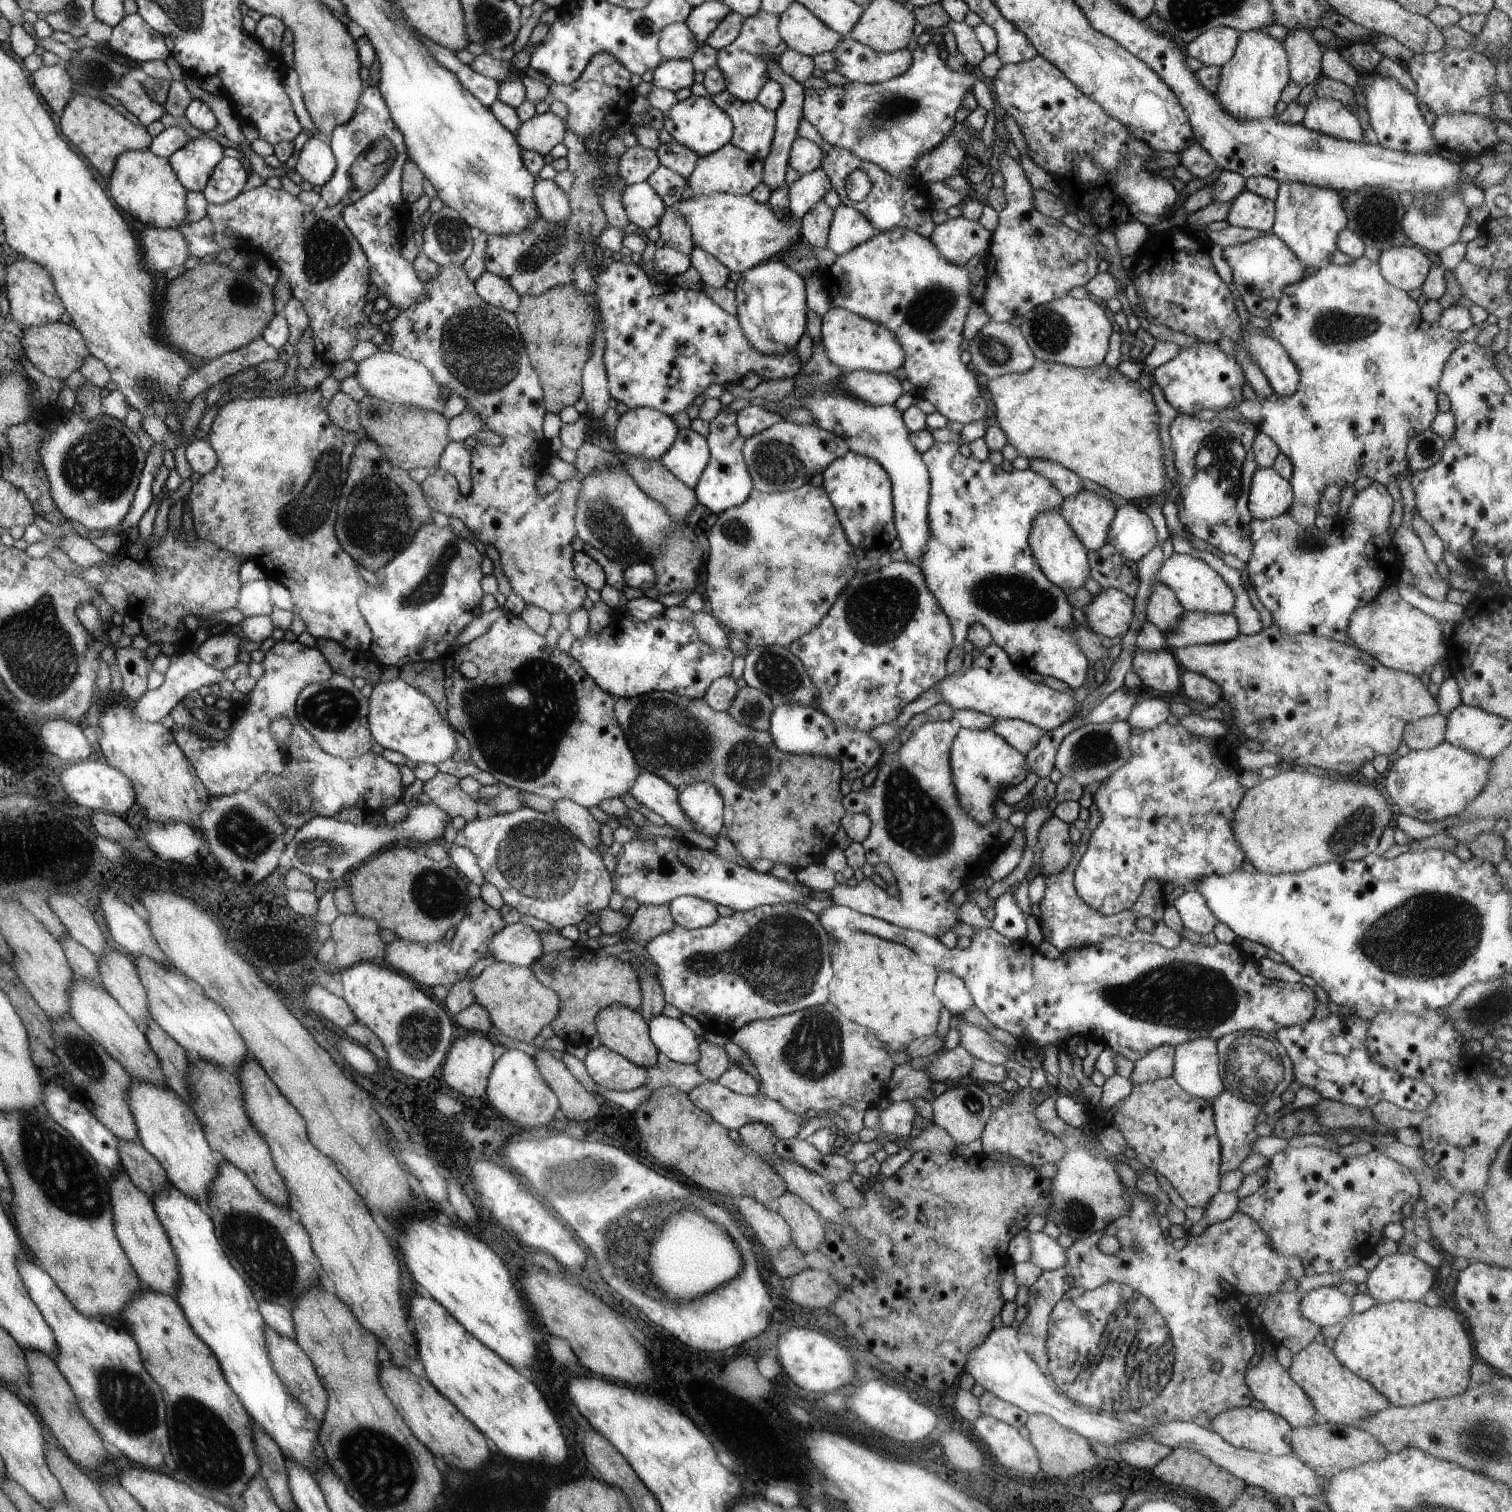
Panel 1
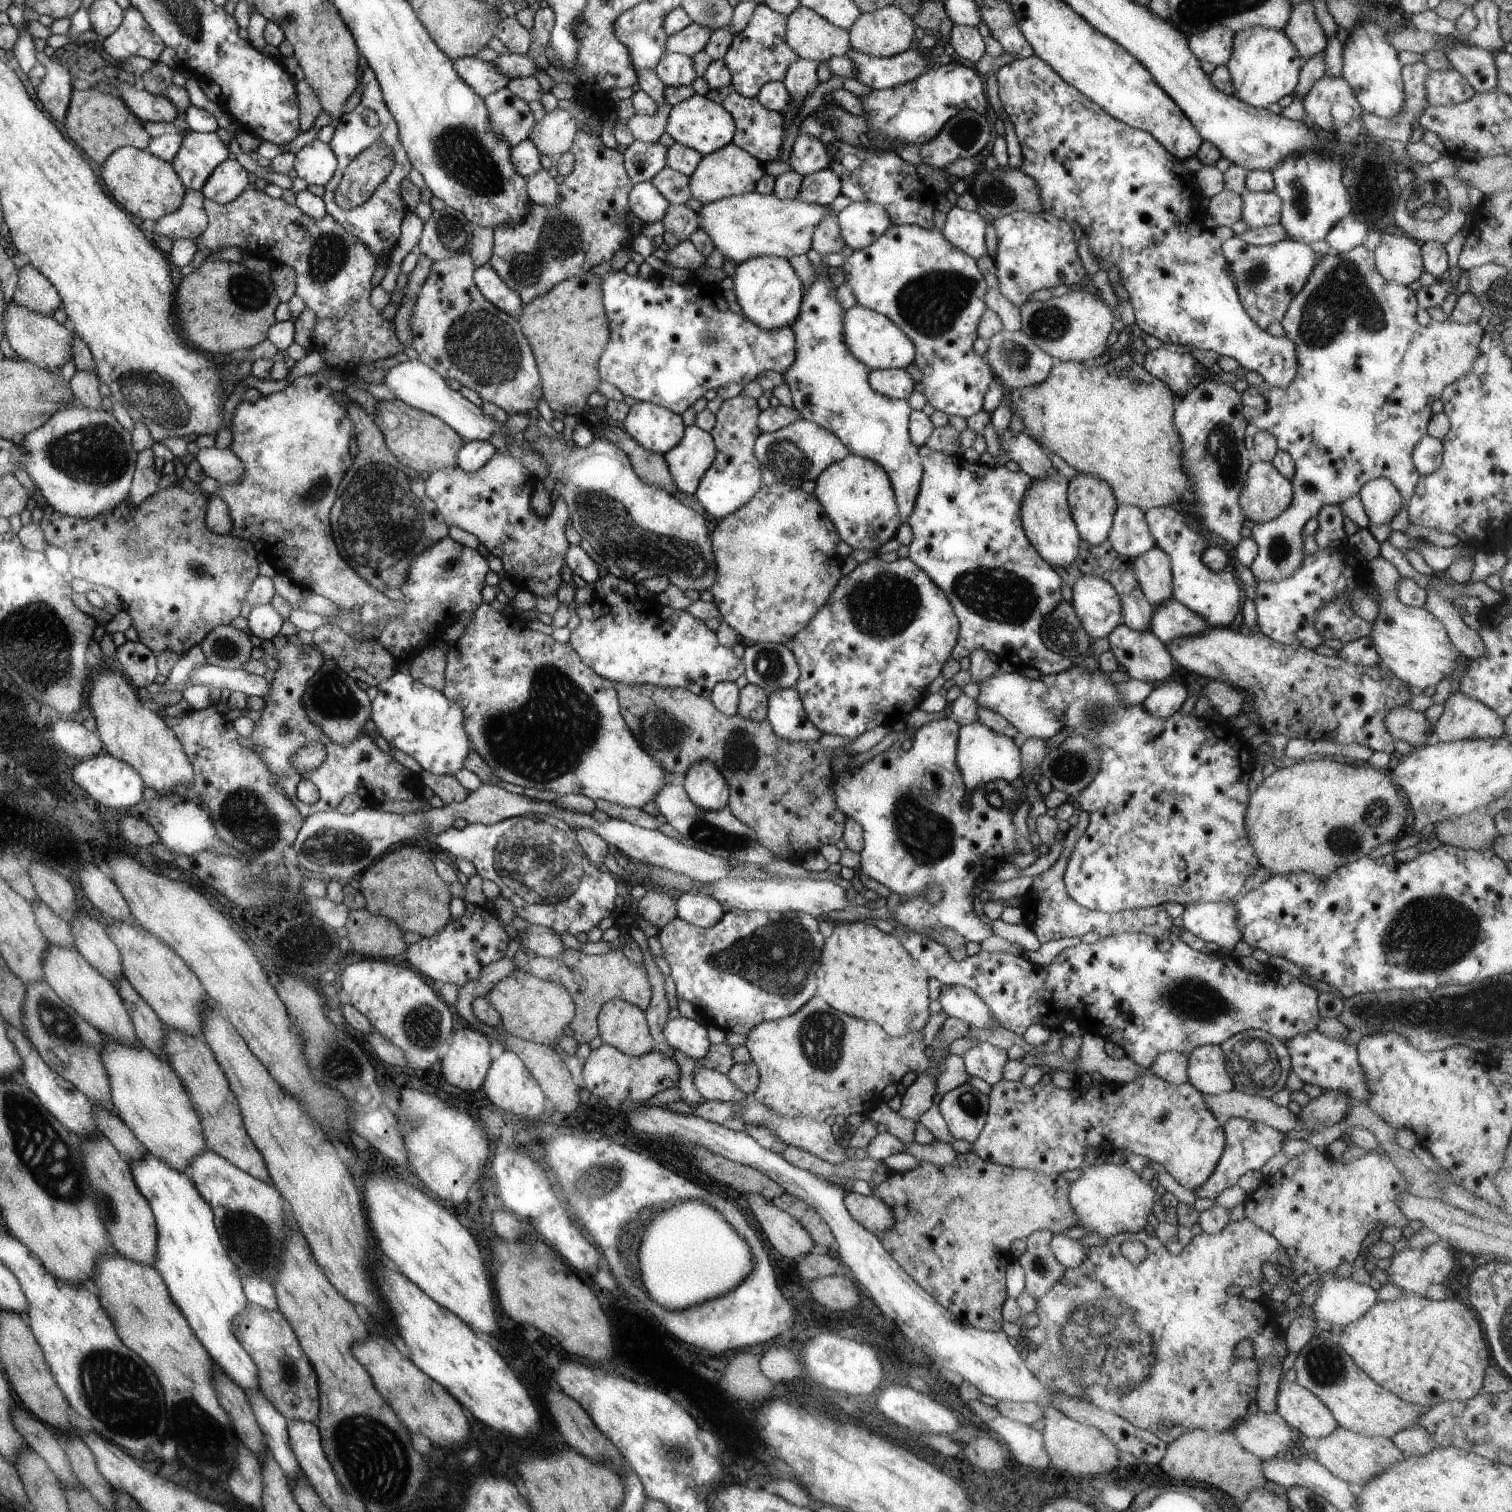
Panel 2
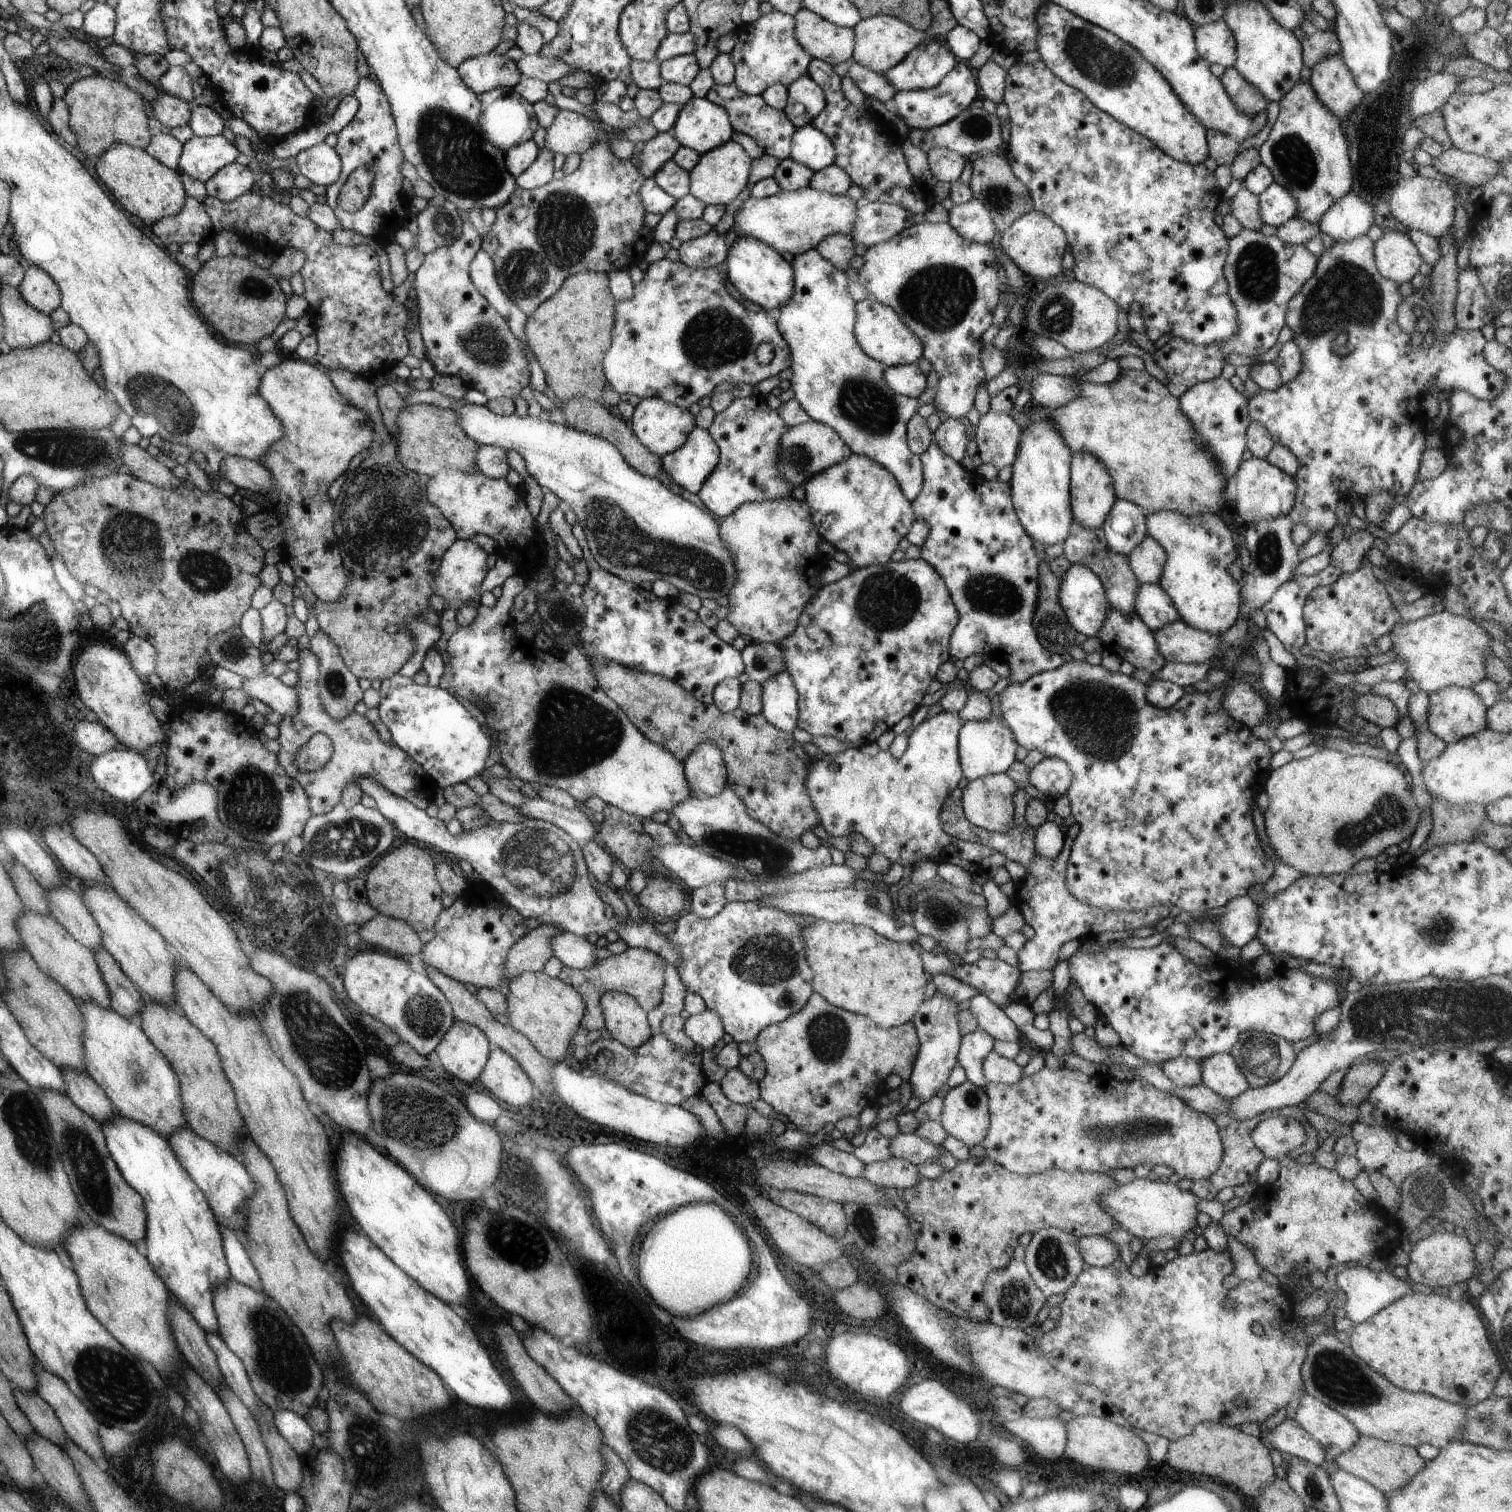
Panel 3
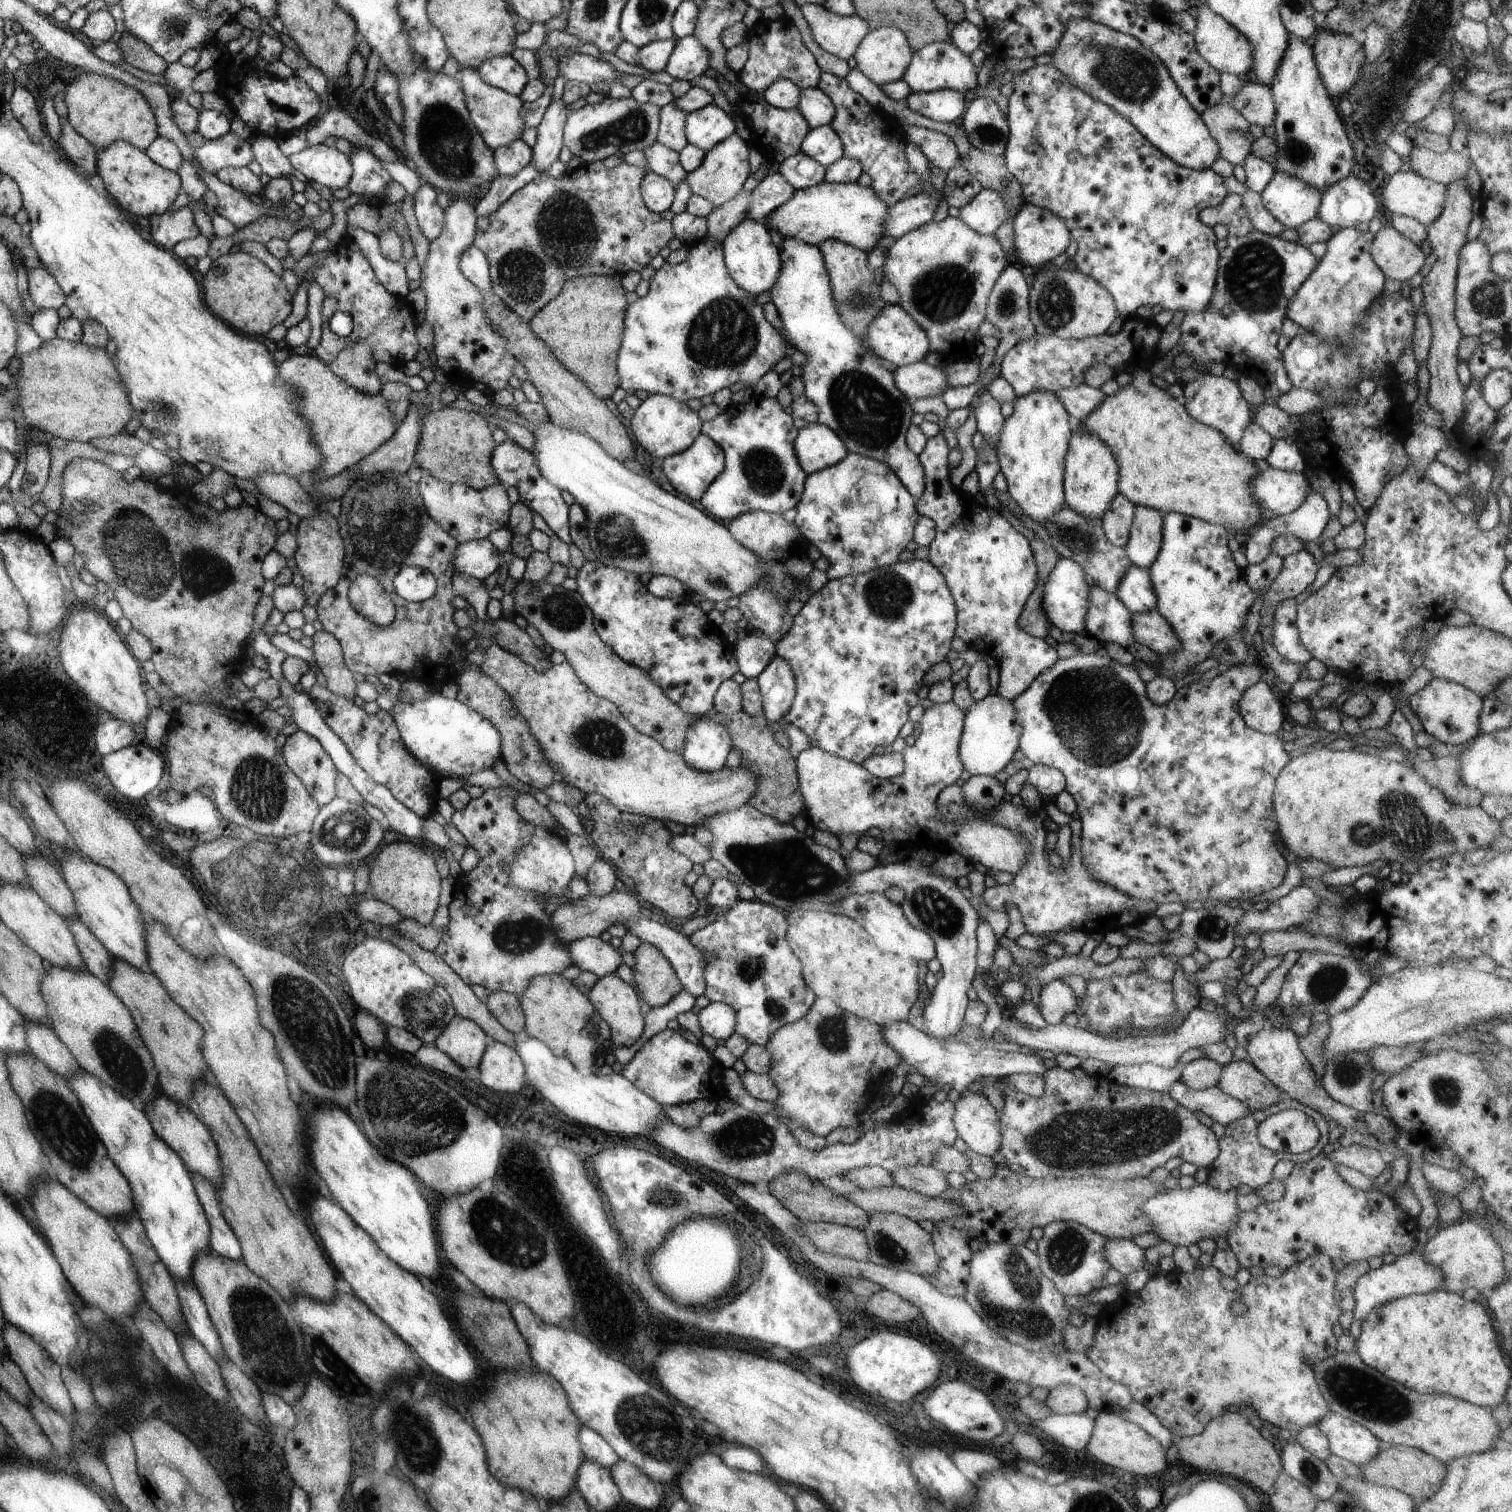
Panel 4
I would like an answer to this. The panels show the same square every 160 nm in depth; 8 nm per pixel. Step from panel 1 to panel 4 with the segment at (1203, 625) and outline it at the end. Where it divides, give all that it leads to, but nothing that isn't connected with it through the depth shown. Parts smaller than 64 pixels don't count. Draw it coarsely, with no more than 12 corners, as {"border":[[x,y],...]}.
{"border":[[1130,565],[1115,596],[1132,614],[1157,610],[1147,570]]}

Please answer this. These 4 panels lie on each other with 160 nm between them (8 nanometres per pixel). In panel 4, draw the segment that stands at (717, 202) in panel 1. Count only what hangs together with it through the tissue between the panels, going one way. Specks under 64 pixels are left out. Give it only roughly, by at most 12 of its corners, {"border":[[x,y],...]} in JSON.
{"border":[[822,182],[766,216],[782,239],[864,253],[889,206],[870,187]]}

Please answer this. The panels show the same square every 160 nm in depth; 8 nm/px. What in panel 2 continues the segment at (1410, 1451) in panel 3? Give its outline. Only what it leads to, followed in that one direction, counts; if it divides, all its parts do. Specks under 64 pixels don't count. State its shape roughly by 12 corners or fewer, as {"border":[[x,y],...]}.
{"border":[[1342,1427],[1312,1457],[1358,1488],[1405,1460],[1392,1439]]}

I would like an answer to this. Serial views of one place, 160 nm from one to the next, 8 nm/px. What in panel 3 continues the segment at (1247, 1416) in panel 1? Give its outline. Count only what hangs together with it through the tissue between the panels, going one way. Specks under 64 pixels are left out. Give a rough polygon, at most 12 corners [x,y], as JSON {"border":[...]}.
{"border":[[1294,1419],[1260,1435],[1270,1450],[1321,1466],[1325,1448]]}

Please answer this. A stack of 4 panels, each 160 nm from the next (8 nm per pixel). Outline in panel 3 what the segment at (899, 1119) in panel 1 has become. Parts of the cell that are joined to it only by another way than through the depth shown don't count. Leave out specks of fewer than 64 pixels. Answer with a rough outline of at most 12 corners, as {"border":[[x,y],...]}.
{"border":[[936,991],[912,1017],[908,1081],[930,1100],[947,1084],[963,1034],[958,1004]]}

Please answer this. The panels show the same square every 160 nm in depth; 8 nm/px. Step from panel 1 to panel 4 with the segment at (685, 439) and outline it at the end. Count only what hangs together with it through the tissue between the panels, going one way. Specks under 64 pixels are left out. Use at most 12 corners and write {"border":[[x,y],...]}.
{"border":[[701,433],[662,470],[678,494],[701,500],[726,452]]}

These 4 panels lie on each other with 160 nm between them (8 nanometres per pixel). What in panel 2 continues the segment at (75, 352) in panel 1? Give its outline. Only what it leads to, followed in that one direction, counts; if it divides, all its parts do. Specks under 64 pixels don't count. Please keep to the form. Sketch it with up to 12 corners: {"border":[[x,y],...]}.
{"border":[[10,302],[4,328],[19,358],[58,372],[76,336]]}

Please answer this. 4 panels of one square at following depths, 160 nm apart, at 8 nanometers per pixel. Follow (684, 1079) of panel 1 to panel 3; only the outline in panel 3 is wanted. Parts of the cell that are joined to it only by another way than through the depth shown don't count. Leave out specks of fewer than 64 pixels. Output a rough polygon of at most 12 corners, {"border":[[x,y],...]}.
{"border":[[727,1069],[722,1092],[739,1105],[761,1098],[758,1081]]}

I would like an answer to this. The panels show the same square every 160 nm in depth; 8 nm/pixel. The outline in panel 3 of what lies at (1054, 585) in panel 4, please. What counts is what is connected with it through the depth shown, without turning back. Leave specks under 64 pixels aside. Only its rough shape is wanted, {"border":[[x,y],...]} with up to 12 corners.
{"border":[[1071,564],[1058,591],[1082,638],[1096,637],[1111,604],[1100,577]]}

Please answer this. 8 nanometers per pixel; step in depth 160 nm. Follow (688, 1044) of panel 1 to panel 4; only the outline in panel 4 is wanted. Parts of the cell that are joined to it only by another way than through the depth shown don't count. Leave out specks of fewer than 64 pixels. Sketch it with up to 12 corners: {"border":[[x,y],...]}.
{"border":[[711,1002],[698,1012],[703,1034],[726,1040],[737,1016],[725,1002]]}

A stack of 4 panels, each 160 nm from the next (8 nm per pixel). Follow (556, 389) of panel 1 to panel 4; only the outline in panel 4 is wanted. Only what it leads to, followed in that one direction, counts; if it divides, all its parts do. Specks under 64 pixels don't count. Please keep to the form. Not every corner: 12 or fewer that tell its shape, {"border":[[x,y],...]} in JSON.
{"border":[[620,277],[572,278],[529,323],[599,398],[622,386]]}

